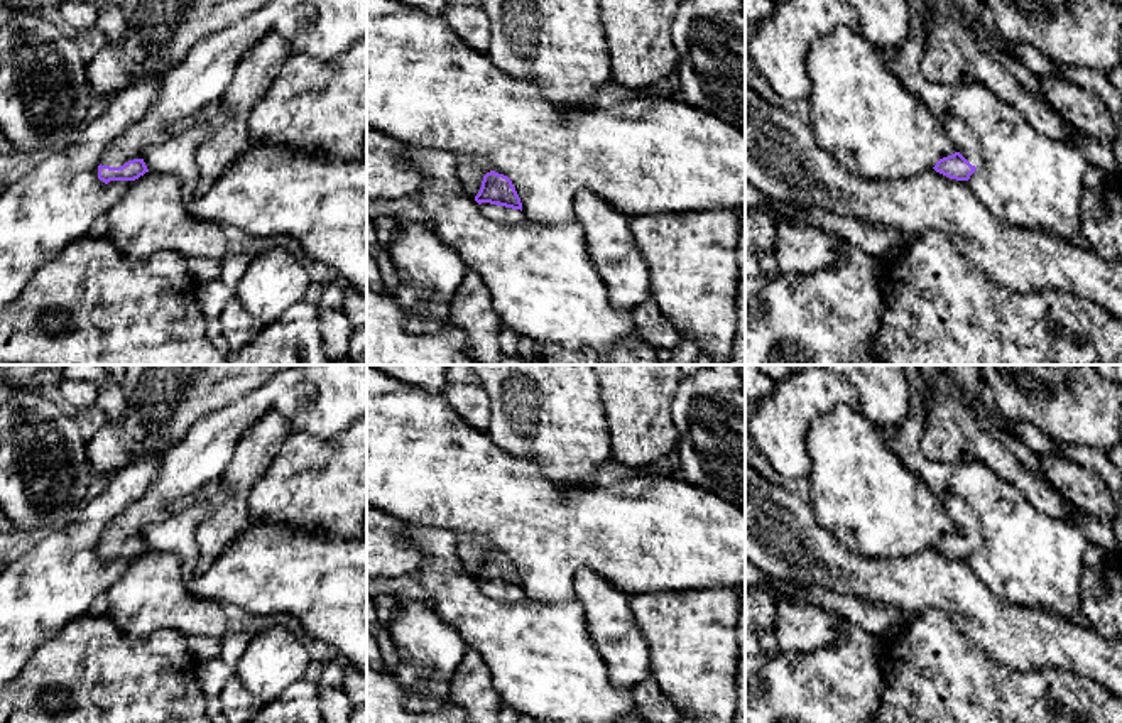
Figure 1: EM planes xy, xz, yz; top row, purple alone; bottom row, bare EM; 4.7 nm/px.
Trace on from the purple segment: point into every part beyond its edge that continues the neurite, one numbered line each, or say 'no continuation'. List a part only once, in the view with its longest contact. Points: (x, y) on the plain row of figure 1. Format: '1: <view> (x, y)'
1: xy (323, 401)

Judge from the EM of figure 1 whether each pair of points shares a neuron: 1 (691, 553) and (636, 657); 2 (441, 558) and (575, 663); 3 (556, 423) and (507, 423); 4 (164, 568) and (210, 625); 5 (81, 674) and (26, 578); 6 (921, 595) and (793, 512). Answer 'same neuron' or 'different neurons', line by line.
1: different neurons
2: same neuron
3: same neuron
4: same neuron
5: different neurons
6: same neuron

